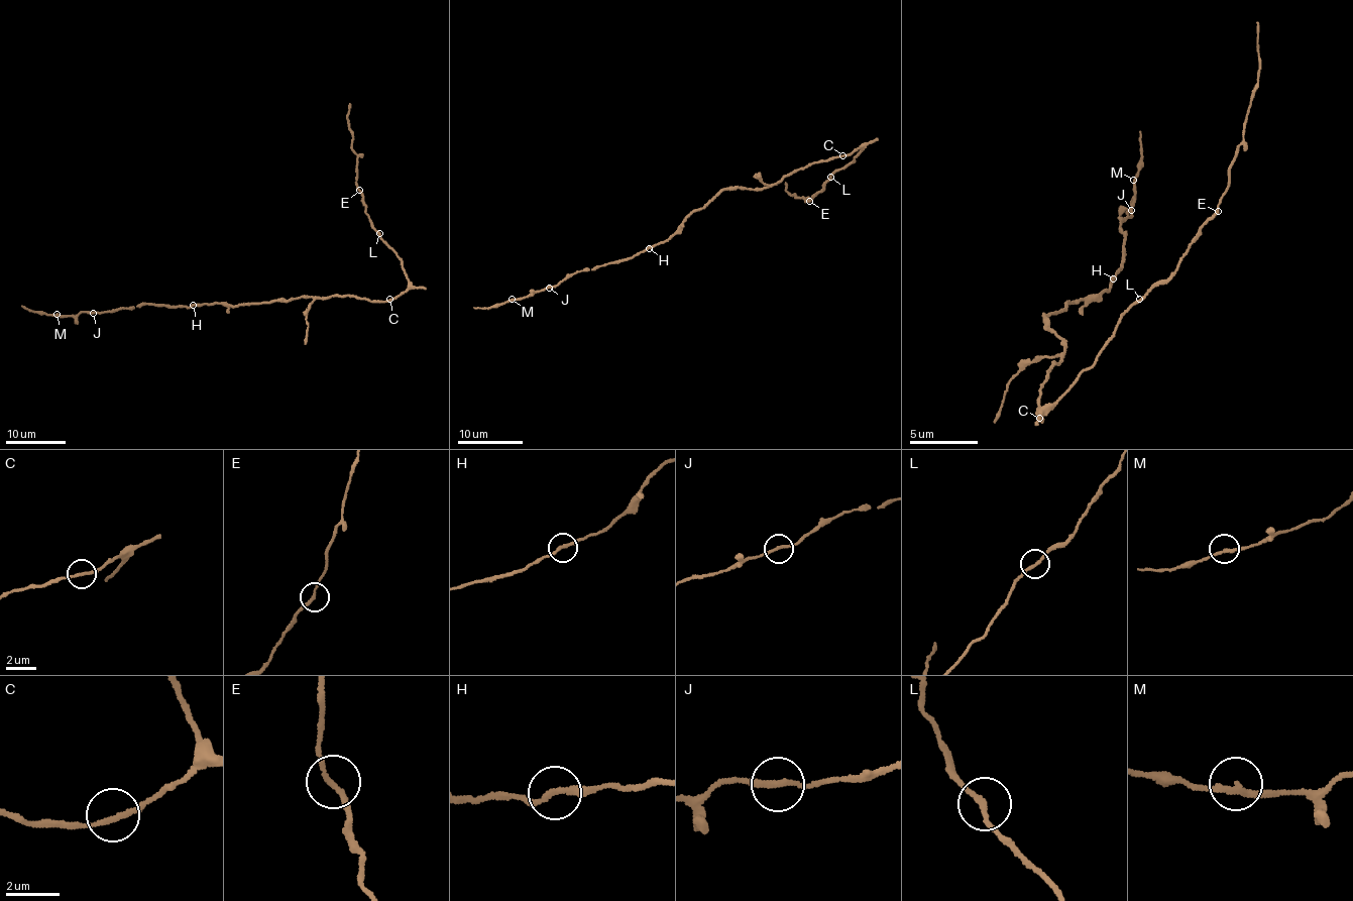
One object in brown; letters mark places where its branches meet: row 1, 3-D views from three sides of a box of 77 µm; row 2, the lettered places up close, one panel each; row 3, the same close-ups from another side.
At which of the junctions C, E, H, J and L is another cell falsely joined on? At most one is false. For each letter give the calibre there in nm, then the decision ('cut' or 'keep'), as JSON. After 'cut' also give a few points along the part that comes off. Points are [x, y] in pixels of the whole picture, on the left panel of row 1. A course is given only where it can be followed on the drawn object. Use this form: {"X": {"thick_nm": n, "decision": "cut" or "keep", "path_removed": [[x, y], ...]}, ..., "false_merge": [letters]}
{"C": {"thick_nm": 190, "decision": "keep"}, "E": {"thick_nm": 180, "decision": "keep"}, "H": {"thick_nm": 200, "decision": "keep"}, "J": {"thick_nm": 190, "decision": "keep"}, "L": {"thick_nm": 190, "decision": "keep"}, "false_merge": []}

